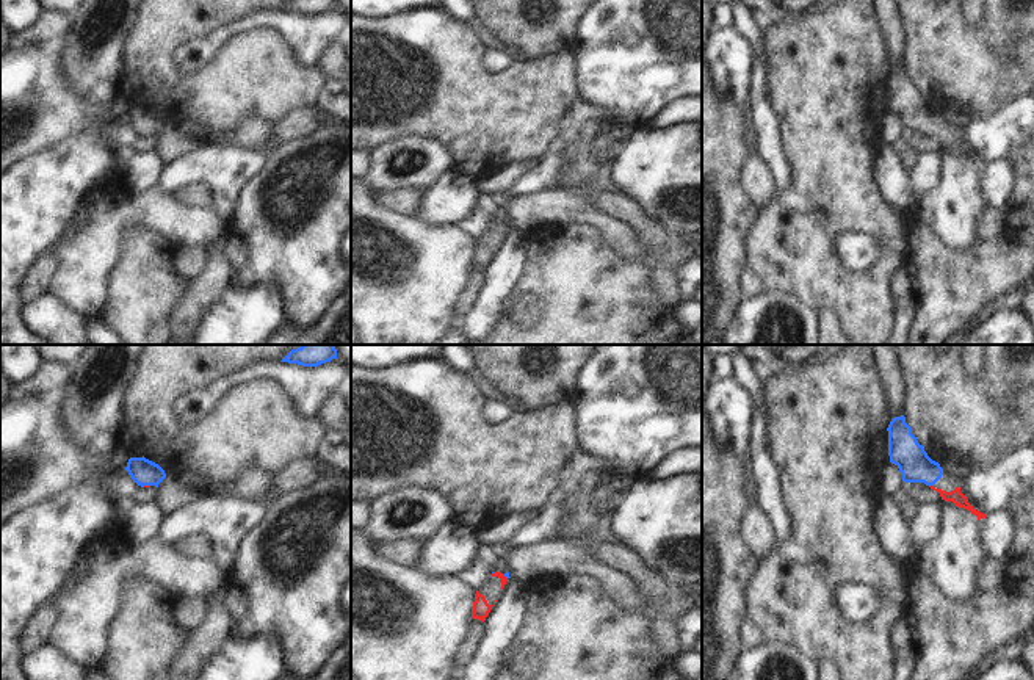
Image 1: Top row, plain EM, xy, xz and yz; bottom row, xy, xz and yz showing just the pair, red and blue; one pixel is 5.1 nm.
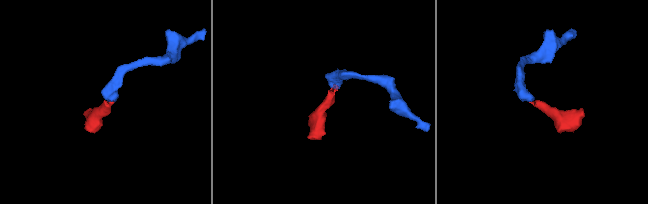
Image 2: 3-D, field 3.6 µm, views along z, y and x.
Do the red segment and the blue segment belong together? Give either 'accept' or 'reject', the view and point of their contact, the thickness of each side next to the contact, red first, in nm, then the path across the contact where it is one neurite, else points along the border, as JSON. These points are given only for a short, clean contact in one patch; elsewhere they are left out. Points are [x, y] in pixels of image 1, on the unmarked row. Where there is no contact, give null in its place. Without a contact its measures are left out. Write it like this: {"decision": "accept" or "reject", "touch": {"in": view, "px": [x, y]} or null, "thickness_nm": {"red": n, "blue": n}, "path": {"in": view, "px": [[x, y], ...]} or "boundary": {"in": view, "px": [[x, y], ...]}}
{"decision": "accept", "touch": {"in": "yz", "px": [931, 135]}, "thickness_nm": {"red": 70, "blue": 170}, "path": {"in": "yz", "px": [[956, 144], [945, 144], [931, 135], [915, 115]]}}

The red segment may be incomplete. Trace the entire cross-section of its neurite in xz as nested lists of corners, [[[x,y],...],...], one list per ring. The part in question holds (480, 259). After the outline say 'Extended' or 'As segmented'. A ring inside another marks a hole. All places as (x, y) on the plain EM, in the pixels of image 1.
[[[476,240],[472,255],[472,268],[486,269],[494,254],[489,254],[483,243]]]. As segmented.

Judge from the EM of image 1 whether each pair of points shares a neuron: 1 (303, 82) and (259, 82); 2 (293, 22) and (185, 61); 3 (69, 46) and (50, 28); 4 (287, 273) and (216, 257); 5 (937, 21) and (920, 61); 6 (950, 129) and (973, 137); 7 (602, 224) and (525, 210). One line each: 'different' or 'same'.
1: same
2: same
3: different
4: different
5: same
6: different
7: same

